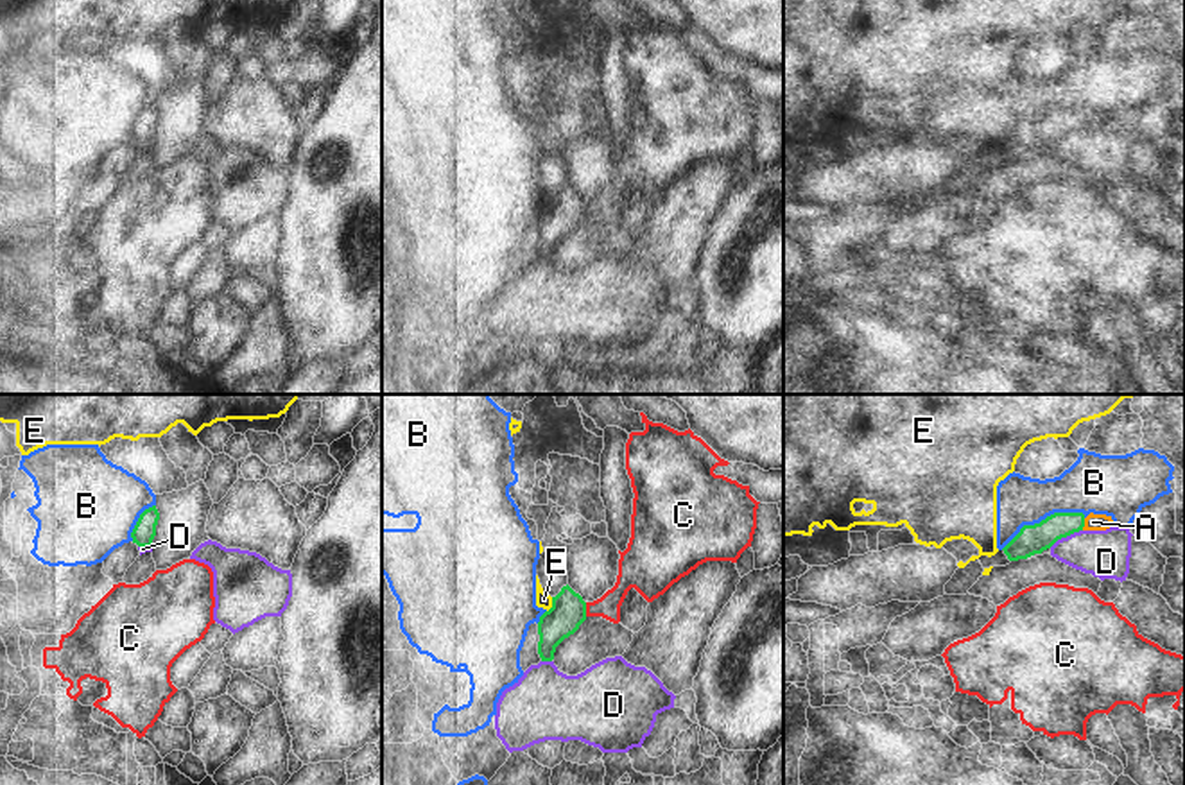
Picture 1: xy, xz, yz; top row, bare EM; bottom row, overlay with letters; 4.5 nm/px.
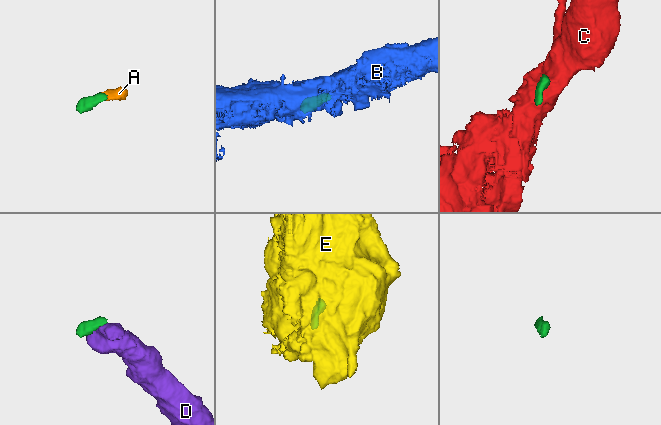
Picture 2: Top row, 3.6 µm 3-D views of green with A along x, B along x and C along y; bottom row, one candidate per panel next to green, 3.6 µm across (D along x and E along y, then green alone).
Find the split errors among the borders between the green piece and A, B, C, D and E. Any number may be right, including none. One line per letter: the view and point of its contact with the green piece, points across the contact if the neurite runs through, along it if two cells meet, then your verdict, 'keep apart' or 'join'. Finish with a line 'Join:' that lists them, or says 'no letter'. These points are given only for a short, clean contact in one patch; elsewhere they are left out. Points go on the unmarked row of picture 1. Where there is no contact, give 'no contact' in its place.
A: meets green in yz at (1083, 122); runs through yz (1031, 138), (1062, 122), (1083, 122), (1092, 120); join
B: meets green in yz at (1042, 119); border along yz (1085, 113), (1051, 112), (1038, 120), (1026, 122), (1001, 147); keep apart
C: meets green in xz at (585, 208); border along xz (585, 201), (587, 214); keep apart
D: meets green in yz at (1065, 135); border along yz (1081, 128), (1058, 137), (1049, 146); keep apart
E: meets green in xz at (553, 203); border along xz (553, 196), (553, 205), (547, 210); keep apart
Join: A

